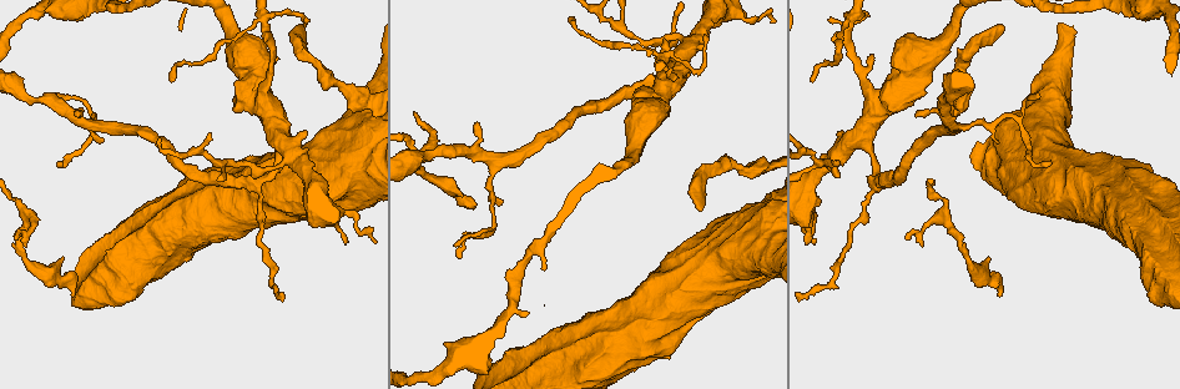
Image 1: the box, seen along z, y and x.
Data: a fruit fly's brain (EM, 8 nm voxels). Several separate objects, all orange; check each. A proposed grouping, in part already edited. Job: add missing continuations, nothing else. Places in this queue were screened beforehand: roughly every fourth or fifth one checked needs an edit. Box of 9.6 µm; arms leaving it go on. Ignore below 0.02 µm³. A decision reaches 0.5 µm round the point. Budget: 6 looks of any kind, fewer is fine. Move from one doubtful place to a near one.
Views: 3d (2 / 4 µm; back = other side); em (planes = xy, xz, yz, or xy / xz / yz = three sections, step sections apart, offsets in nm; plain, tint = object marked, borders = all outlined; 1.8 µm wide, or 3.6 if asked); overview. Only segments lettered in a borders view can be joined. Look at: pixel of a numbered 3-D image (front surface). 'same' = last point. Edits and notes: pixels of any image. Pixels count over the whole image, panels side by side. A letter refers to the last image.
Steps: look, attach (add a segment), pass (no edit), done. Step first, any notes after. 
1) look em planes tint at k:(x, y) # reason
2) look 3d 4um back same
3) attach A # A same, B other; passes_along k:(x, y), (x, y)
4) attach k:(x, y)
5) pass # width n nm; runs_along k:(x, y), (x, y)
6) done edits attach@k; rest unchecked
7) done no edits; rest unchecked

look em xz step 16 tint at 1:(473, 206) # an open end

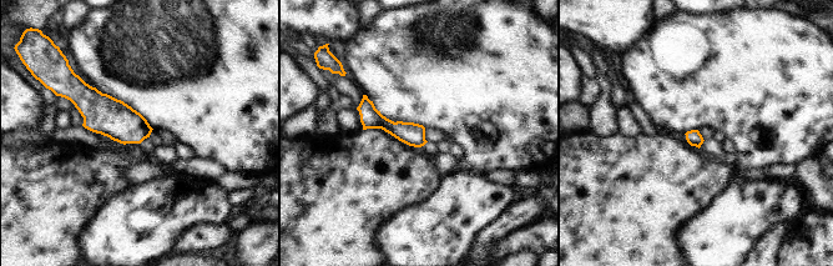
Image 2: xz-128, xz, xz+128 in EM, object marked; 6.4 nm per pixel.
look em planes borders same # cut it another way

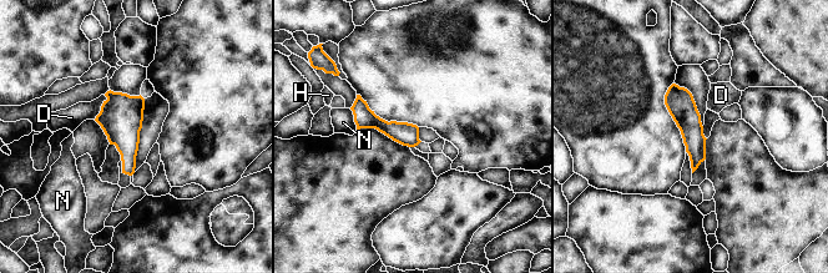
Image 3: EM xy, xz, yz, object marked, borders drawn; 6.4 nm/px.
pass # width 150 nm; D other, H other, N other; runs_along 3:(673, 87), (692, 131), (695, 165); none of them fits

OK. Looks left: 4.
look 3d 4um at 1:(916, 111) # an open end

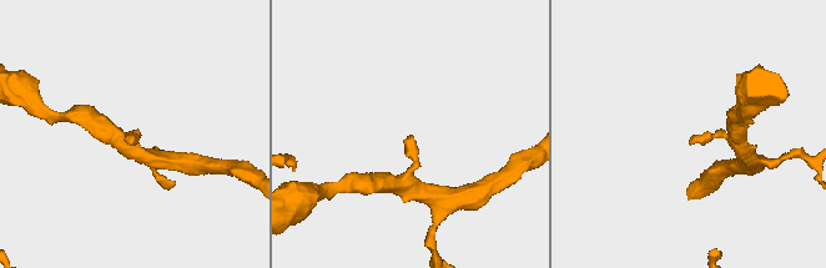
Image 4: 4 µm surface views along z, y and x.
look em planes borders at 4:(693, 135)

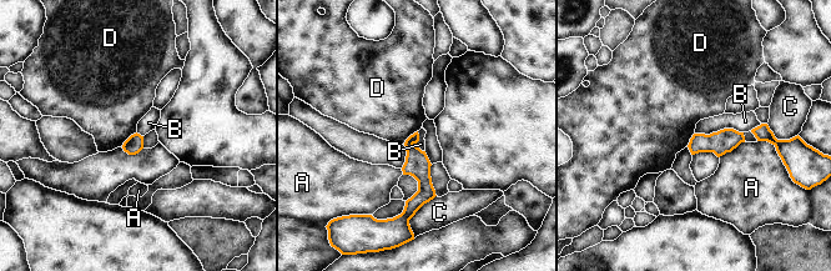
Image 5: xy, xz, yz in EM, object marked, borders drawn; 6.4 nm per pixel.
pass # A other, B other, C other, D other; border 5:(743, 131), (724, 129), (695, 134); none of them fits

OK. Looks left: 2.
look em yz step 8 borders at 1:(700, 208) # an open end

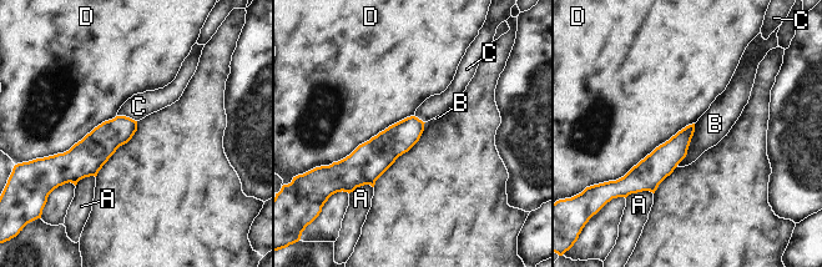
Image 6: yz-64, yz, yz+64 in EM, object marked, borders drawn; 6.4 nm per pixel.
look em planes borders same

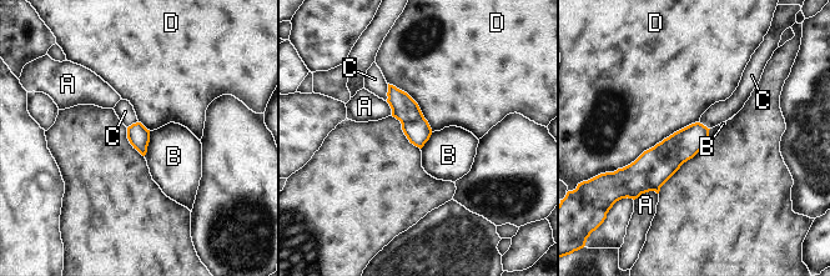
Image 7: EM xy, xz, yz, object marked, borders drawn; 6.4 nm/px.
pass # A other, B other, C other, D other; border 7:(150, 131), (147, 151), (144, 155); none of them fits

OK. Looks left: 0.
done no edits; rest unchecked

